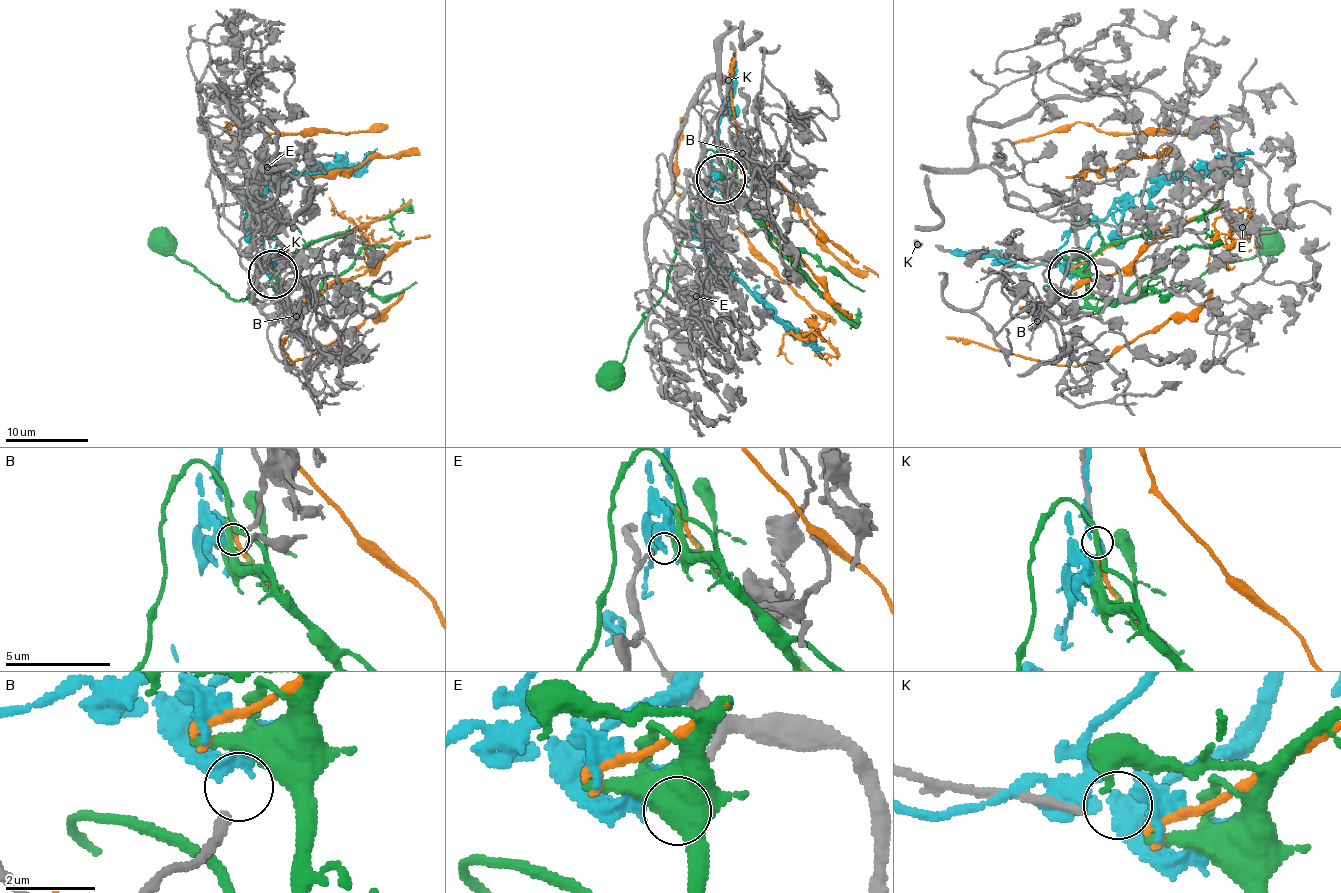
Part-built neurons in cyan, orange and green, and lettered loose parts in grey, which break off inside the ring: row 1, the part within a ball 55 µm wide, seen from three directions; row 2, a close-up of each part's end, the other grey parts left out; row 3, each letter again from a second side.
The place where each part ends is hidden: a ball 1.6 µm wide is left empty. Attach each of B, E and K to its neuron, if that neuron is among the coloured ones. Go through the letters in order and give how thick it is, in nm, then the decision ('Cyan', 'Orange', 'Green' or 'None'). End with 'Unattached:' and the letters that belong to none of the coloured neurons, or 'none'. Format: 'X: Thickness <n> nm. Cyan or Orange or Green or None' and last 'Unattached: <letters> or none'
B: Thickness 200 nm. Cyan
E: Thickness 180 nm. None
K: Thickness 160 nm. Orange
Unattached: E

